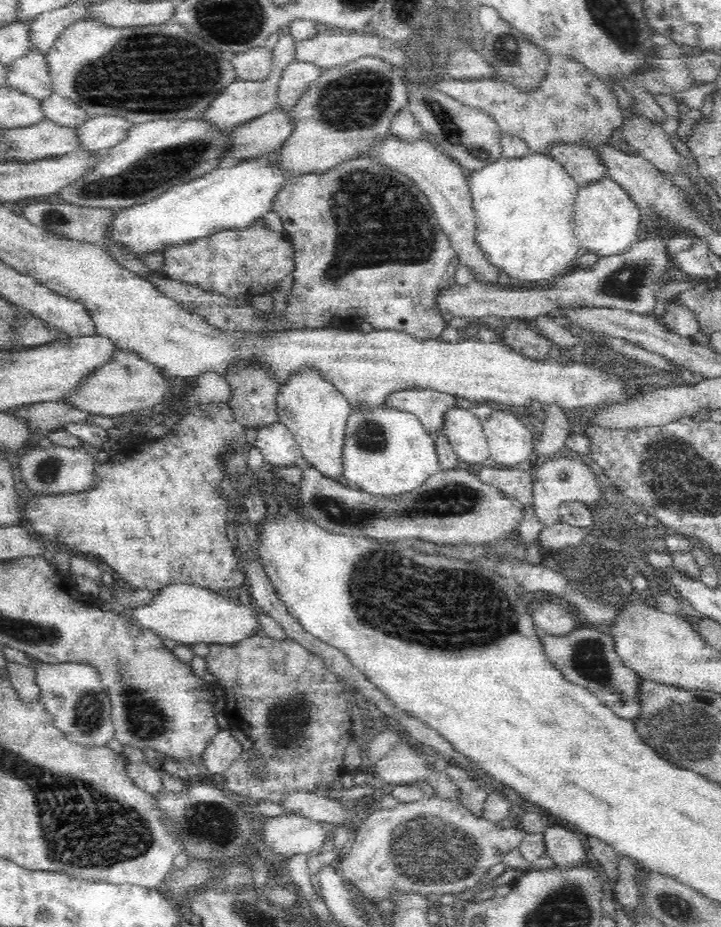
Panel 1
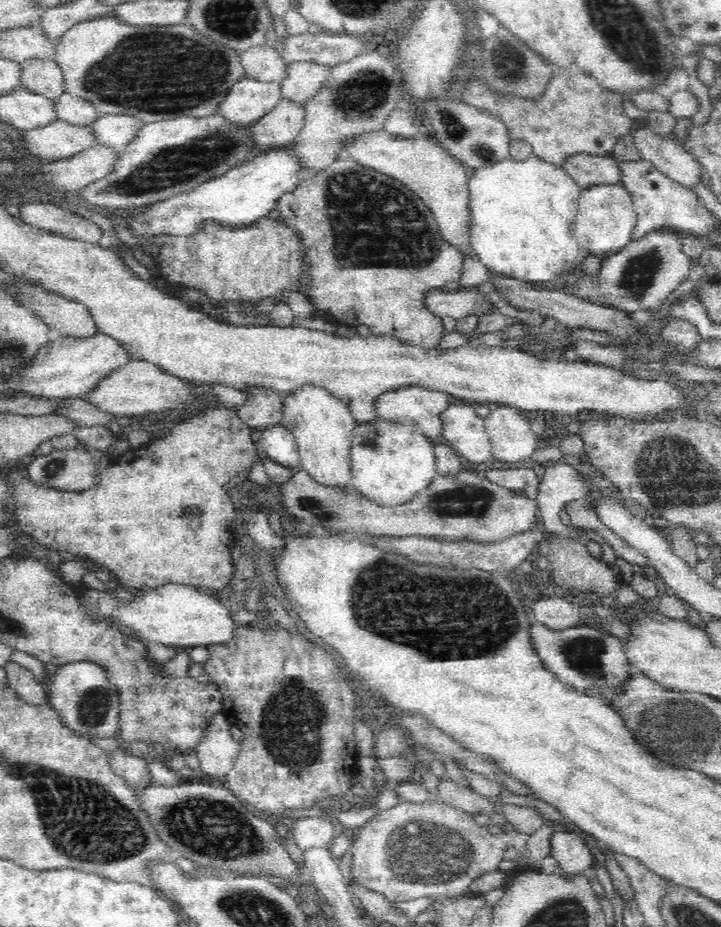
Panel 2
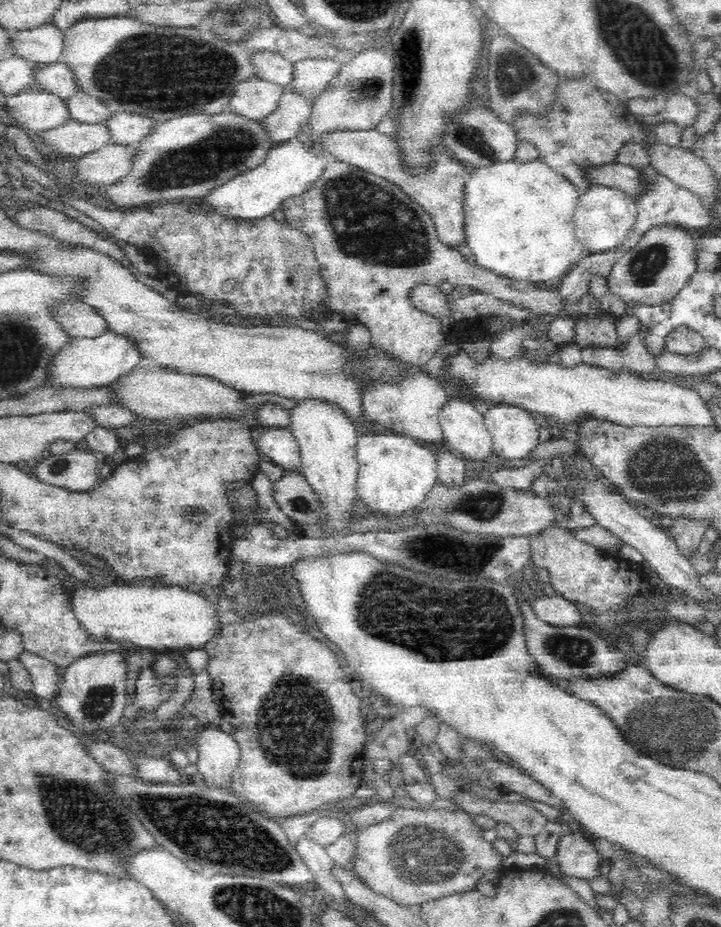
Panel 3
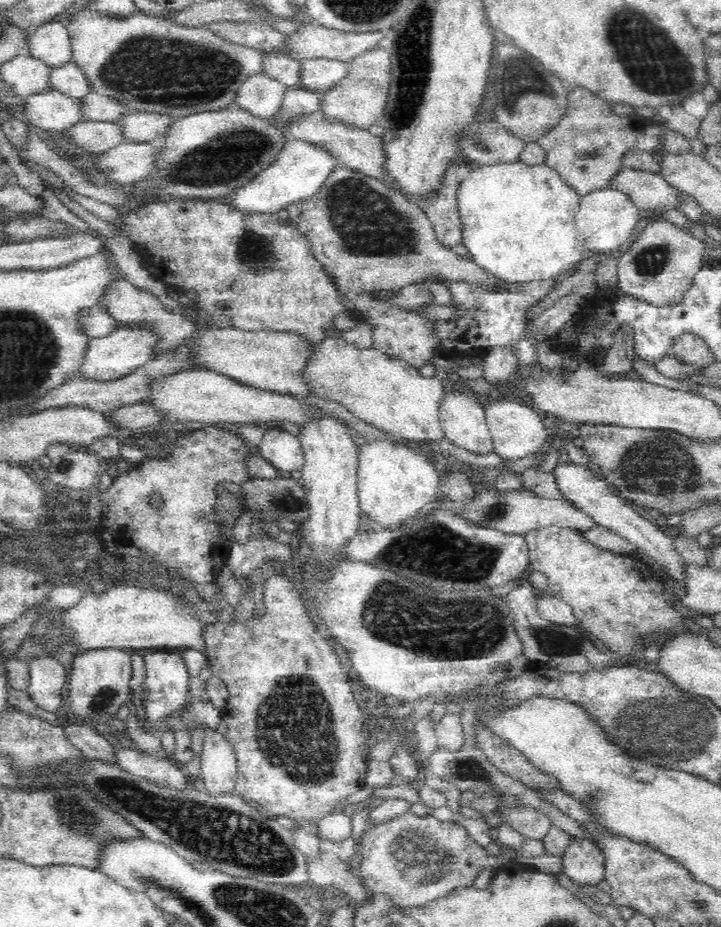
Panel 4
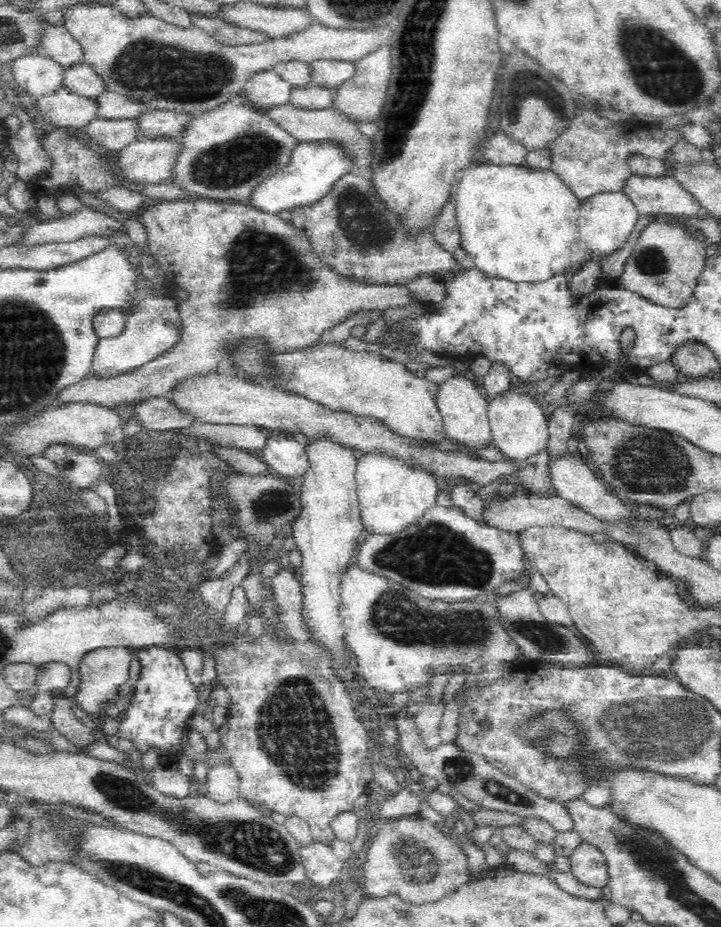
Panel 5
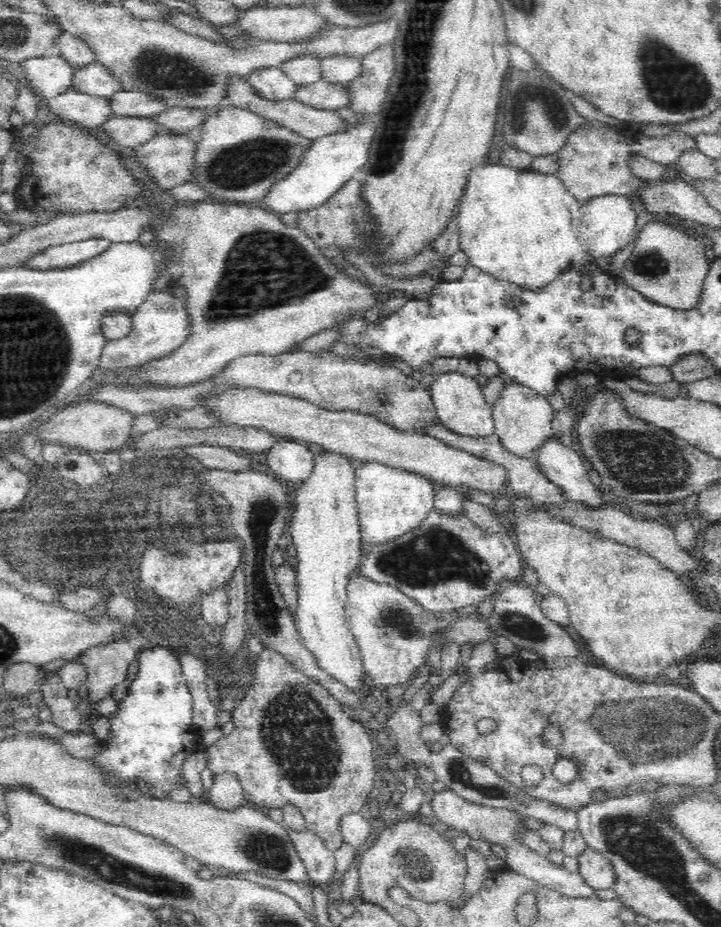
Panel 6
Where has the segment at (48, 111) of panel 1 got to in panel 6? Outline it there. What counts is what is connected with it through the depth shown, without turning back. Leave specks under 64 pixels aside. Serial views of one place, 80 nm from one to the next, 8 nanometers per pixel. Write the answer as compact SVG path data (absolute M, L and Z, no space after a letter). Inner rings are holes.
M118 91L108 98L111 116L136 116L146 118L168 109L165 104L145 92Z

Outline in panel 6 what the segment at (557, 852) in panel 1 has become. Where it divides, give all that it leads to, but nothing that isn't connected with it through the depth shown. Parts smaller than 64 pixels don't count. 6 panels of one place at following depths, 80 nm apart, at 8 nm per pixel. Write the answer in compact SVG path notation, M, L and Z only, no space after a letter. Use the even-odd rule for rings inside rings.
M586 847L578 856L578 874L594 890L606 890L614 886L611 862L600 851Z

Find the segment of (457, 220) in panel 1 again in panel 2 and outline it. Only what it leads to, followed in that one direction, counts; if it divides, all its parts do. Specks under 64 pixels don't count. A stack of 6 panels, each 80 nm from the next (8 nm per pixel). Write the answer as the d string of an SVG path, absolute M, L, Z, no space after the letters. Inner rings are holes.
M385 130L357 137L347 145L346 158L361 162L363 166L374 168L383 174L404 181L418 194L434 213L442 238L458 249L462 256L474 256L470 244L470 196L469 177L462 167L444 148L426 134L416 139L394 137Z

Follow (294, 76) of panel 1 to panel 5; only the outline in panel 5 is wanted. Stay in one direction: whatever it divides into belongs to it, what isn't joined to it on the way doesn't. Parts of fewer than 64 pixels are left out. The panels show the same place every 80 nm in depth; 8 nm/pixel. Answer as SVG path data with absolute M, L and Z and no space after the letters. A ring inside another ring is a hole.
M341 60L312 61L309 67L309 82L330 91L334 91L354 74L354 63Z

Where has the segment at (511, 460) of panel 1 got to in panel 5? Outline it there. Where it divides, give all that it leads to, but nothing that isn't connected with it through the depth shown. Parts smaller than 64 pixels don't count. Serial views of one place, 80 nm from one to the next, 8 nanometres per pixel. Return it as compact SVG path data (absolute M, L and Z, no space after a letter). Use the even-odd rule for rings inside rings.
M526 387L508 389L494 396L487 406L493 446L505 458L526 461L527 458L547 448L549 441L548 418L544 414L544 408L537 401L534 401L529 389Z

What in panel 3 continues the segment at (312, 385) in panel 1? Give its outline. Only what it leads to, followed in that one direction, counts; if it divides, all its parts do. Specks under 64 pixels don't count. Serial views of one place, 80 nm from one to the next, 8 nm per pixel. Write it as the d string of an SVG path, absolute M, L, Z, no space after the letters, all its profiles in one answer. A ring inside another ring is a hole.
M303 397L287 403L290 422L287 426L298 441L300 469L314 491L320 493L322 504L329 512L326 523L321 527L332 536L334 532L346 532L350 528L350 509L357 503L355 484L358 463L355 455L360 435L358 426L346 416L346 412L336 403L318 397Z

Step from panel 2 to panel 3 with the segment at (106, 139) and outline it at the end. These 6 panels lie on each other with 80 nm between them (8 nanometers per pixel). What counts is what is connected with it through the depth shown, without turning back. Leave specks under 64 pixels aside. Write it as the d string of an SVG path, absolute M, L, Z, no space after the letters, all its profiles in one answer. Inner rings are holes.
M112 113L103 123L110 135L110 145L135 148L156 123L141 114Z

